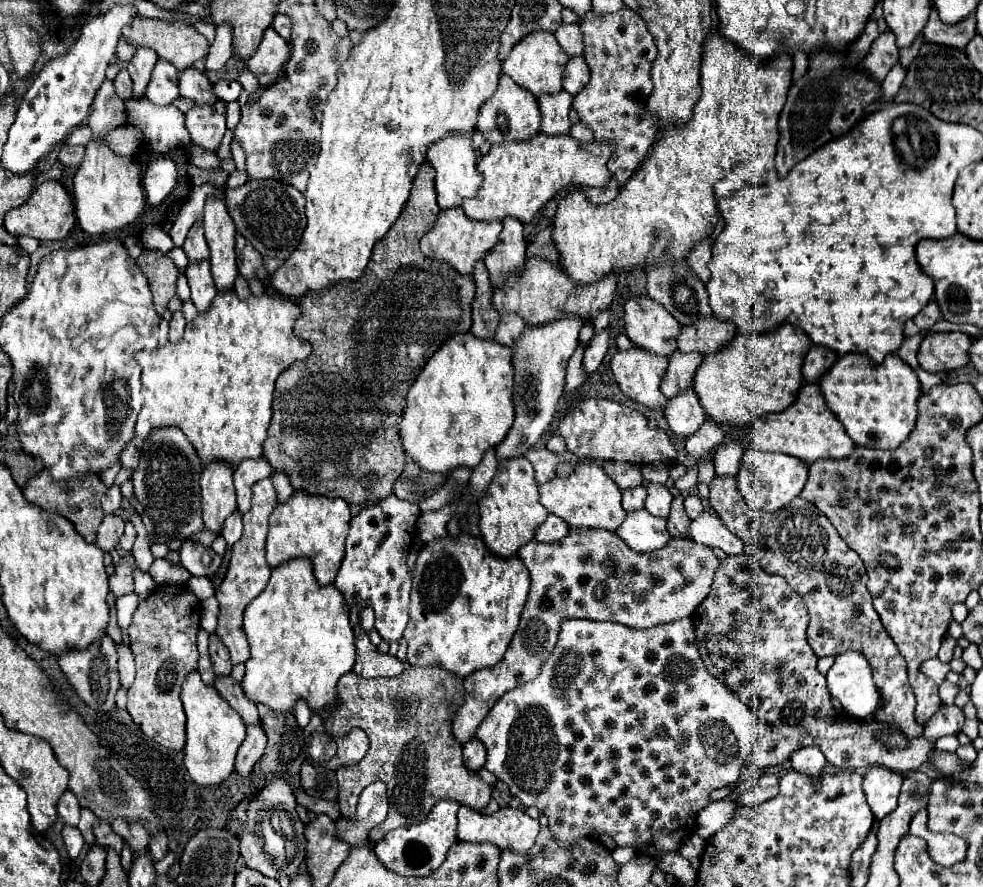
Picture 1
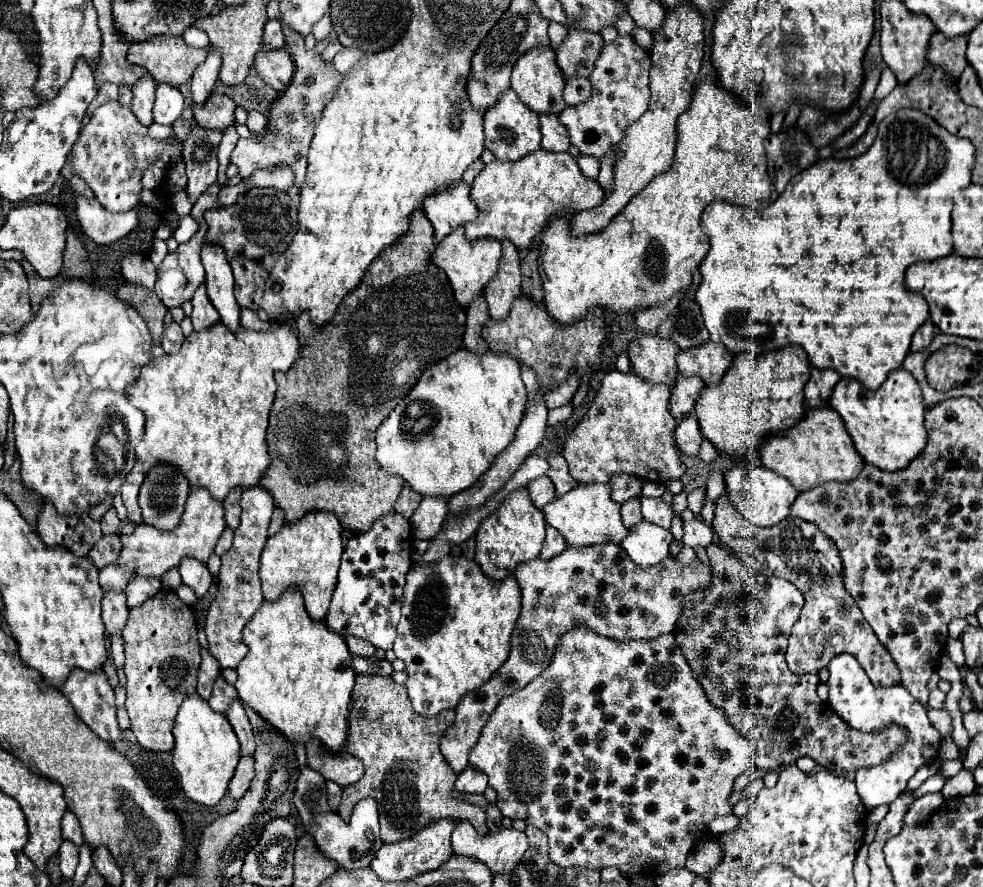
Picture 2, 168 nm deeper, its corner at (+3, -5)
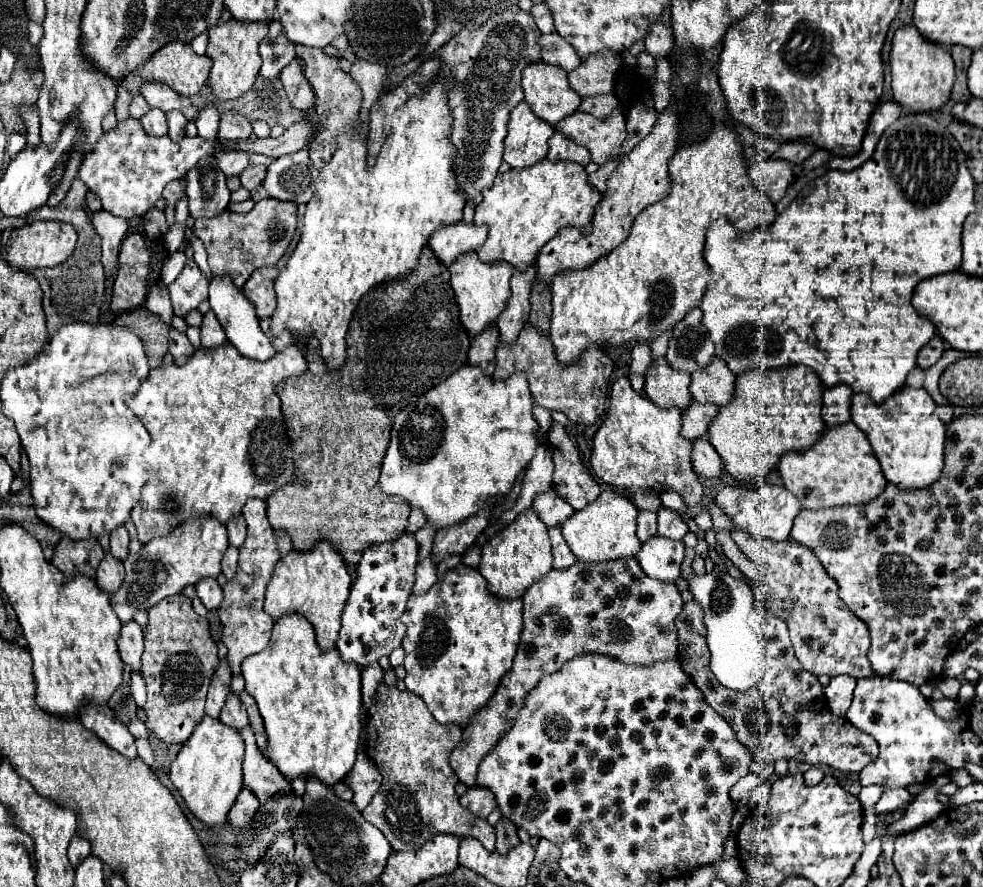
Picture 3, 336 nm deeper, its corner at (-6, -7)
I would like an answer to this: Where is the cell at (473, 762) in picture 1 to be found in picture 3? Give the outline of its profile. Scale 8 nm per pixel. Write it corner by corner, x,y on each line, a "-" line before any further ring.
480,786
468,788
468,792
460,798
460,804
466,810
470,810
472,814
476,814
478,818
484,818
484,820
496,808
496,802
494,802
494,796
490,794
490,790
484,790

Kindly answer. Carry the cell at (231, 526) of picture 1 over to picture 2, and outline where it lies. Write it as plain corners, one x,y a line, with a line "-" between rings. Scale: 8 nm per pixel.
225,528
223,534
221,534
221,538
219,538
219,542
217,542
217,546
215,546
215,552
219,556
223,556
231,548
231,544
233,544
233,530
231,528

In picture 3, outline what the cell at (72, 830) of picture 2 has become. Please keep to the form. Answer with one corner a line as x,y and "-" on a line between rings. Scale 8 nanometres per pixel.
74,836
72,842
70,842
70,848
68,848
68,858
70,858
70,864
74,868
78,868
78,864
90,856
90,844
86,840
82,840
80,836

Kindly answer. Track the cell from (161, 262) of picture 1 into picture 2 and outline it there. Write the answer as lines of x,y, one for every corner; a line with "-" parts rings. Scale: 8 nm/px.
123,282
117,288
117,294
121,298
125,298
129,304
133,304
133,308
137,308
137,312
141,312
141,316
145,318
149,332
153,336
153,344
159,344
161,336
163,336
163,316
167,314
167,308
159,300
159,296
155,292
143,288
141,284
129,284
129,282

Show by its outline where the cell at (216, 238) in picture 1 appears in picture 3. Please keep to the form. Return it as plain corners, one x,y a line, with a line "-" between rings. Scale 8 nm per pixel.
216,276
210,282
210,308
216,314
218,322
222,324
228,342
246,358
250,360
258,360
258,362
266,362
270,360
276,350
270,342
270,338
260,330
258,324
258,316
254,314
254,306
250,306
250,302
246,302
246,296
242,294
242,290
238,290
234,286
234,282
230,282
228,276

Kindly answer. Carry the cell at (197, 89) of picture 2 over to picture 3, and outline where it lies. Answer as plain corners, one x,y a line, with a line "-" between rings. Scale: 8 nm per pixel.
214,104
204,106
202,112
200,112
200,118
196,120
196,126
198,126
198,138
202,138
202,140
206,140
206,142
216,140
218,122
220,122
220,114
218,114
218,110
214,108

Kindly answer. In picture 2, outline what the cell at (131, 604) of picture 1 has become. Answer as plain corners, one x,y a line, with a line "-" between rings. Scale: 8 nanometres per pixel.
113,634
111,636
111,656
115,660
115,666
119,670
119,678
123,680
123,652
125,652
125,642
121,638
121,634

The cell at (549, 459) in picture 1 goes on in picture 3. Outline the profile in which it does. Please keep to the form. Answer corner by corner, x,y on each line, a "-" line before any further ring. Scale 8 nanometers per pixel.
548,490
546,494
542,494
542,498
536,498
532,508
548,528
560,526
566,518
570,518
574,514
574,508
566,500
558,498
558,494
554,490

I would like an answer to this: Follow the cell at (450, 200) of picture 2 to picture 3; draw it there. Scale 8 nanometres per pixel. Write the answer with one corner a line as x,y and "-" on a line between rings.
458,222
454,226
438,228
428,240
428,248
434,258
444,266
456,262
462,254
476,252
486,240
486,226
474,226
466,222

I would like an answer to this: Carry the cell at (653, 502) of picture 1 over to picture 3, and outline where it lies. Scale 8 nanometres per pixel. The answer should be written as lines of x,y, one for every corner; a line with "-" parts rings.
660,508
658,512
658,534
670,540
682,540
688,532
686,522
670,508

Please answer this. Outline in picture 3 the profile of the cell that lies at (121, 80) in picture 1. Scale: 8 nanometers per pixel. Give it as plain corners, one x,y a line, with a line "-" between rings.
138,94
138,96
132,100
132,104
130,104
130,116
136,118
136,120
140,120
148,110
150,110
150,106
148,106
148,102
146,102
140,94

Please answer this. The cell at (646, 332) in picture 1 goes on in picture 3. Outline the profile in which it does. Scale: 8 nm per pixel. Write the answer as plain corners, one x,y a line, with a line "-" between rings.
658,358
656,362
652,362
646,374
644,392
660,408
686,410
692,402
688,386
690,386
690,374
670,370
670,366
666,366
666,360

